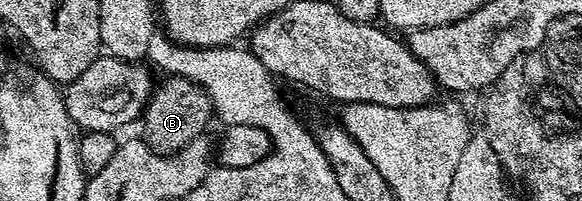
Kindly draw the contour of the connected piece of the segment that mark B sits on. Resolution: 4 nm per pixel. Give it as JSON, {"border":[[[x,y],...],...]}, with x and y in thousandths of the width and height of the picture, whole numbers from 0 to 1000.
{"border":[[[290,383],[284,413],[265,448],[251,532],[246,542],[242,607],[246,622],[244,697],[263,761],[271,771],[296,771],[333,692],[344,687],[356,632],[356,607],[366,592],[361,478],[349,428],[330,398]]]}

